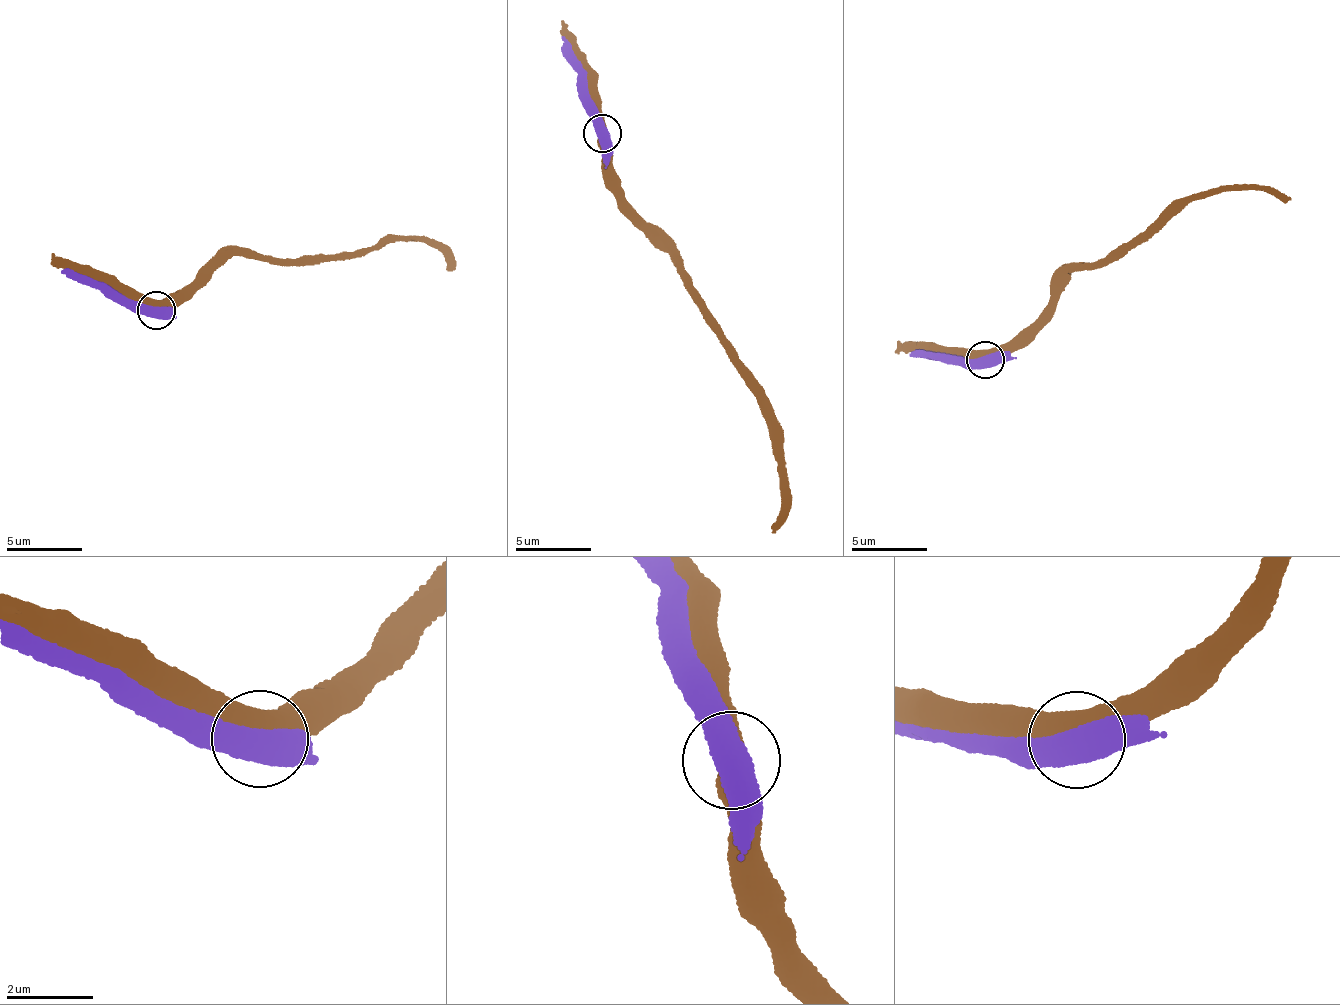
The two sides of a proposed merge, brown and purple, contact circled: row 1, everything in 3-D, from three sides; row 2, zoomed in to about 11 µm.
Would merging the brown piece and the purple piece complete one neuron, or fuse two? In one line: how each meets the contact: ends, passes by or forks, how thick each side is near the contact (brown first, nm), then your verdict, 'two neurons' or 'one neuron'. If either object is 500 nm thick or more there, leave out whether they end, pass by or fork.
calibres 550 and 550 nm; two neurons

